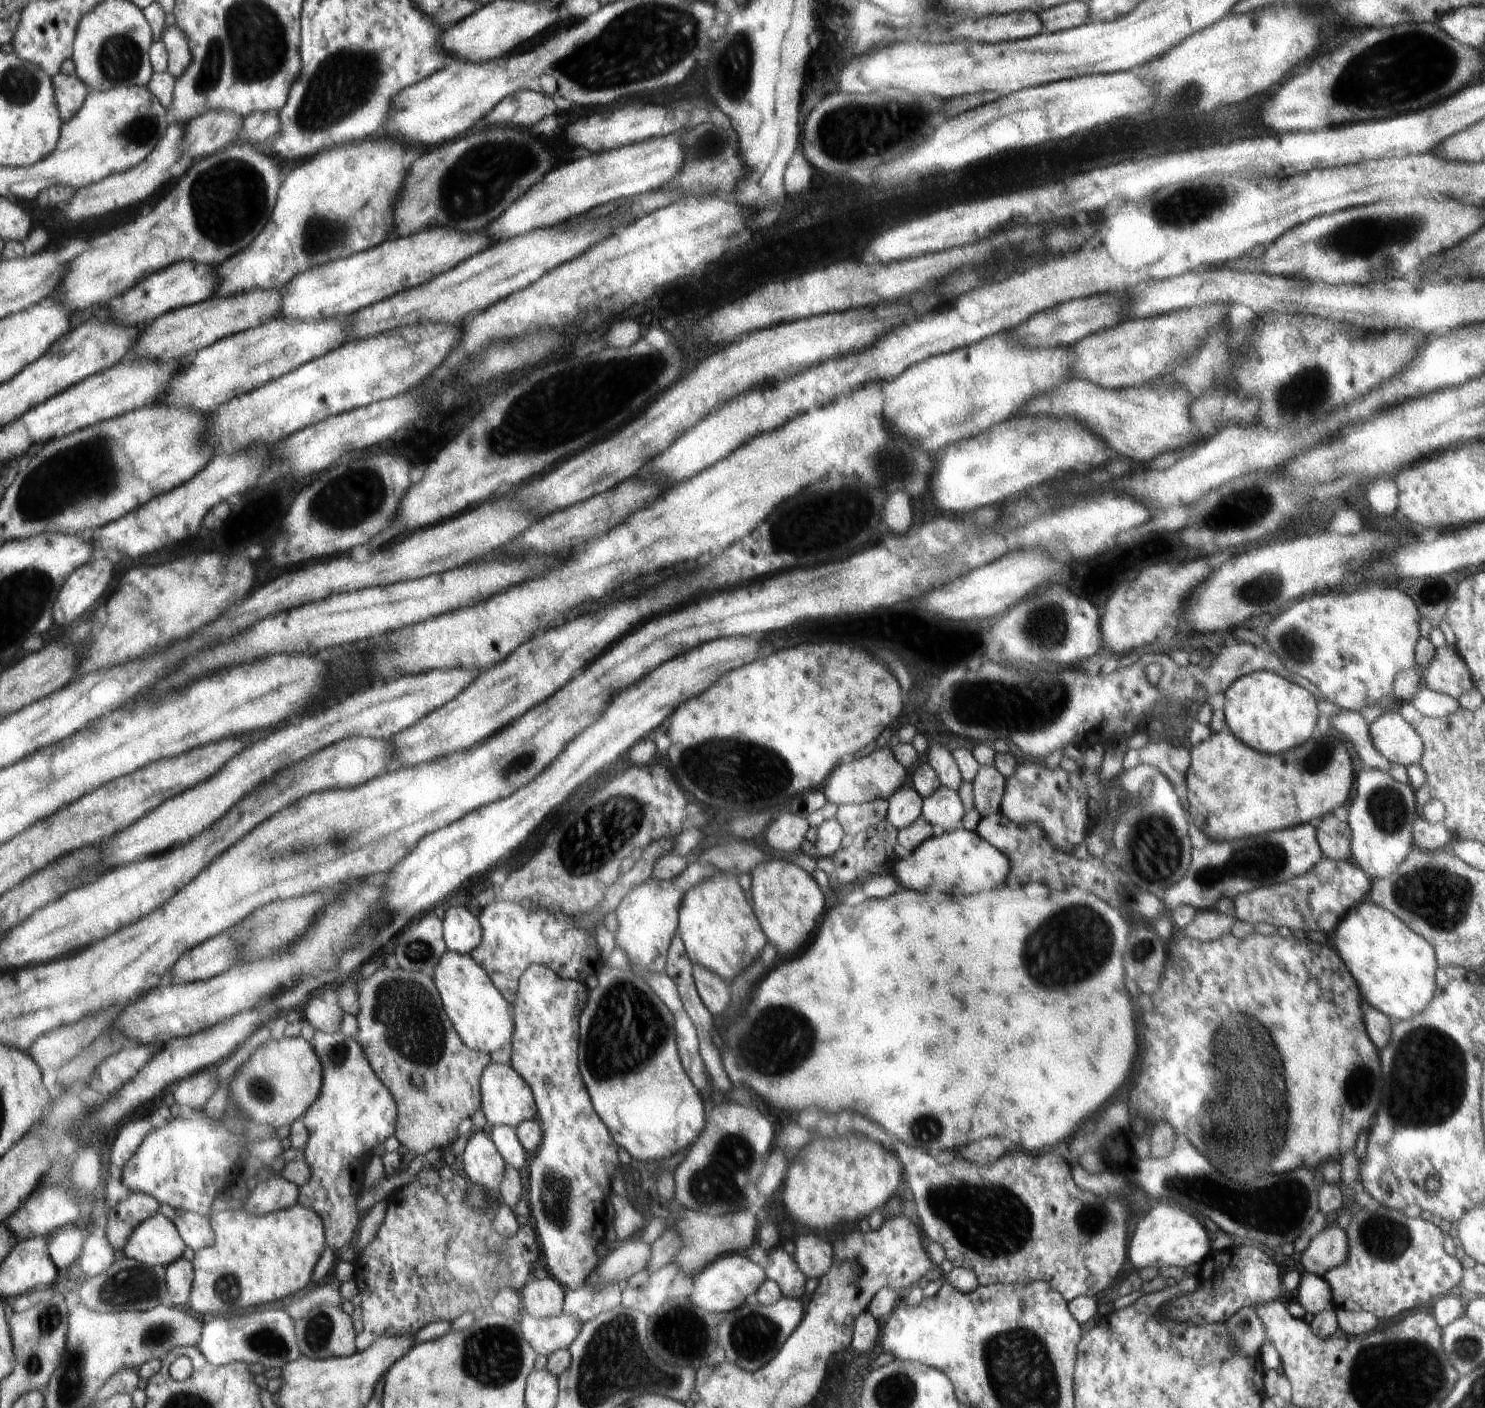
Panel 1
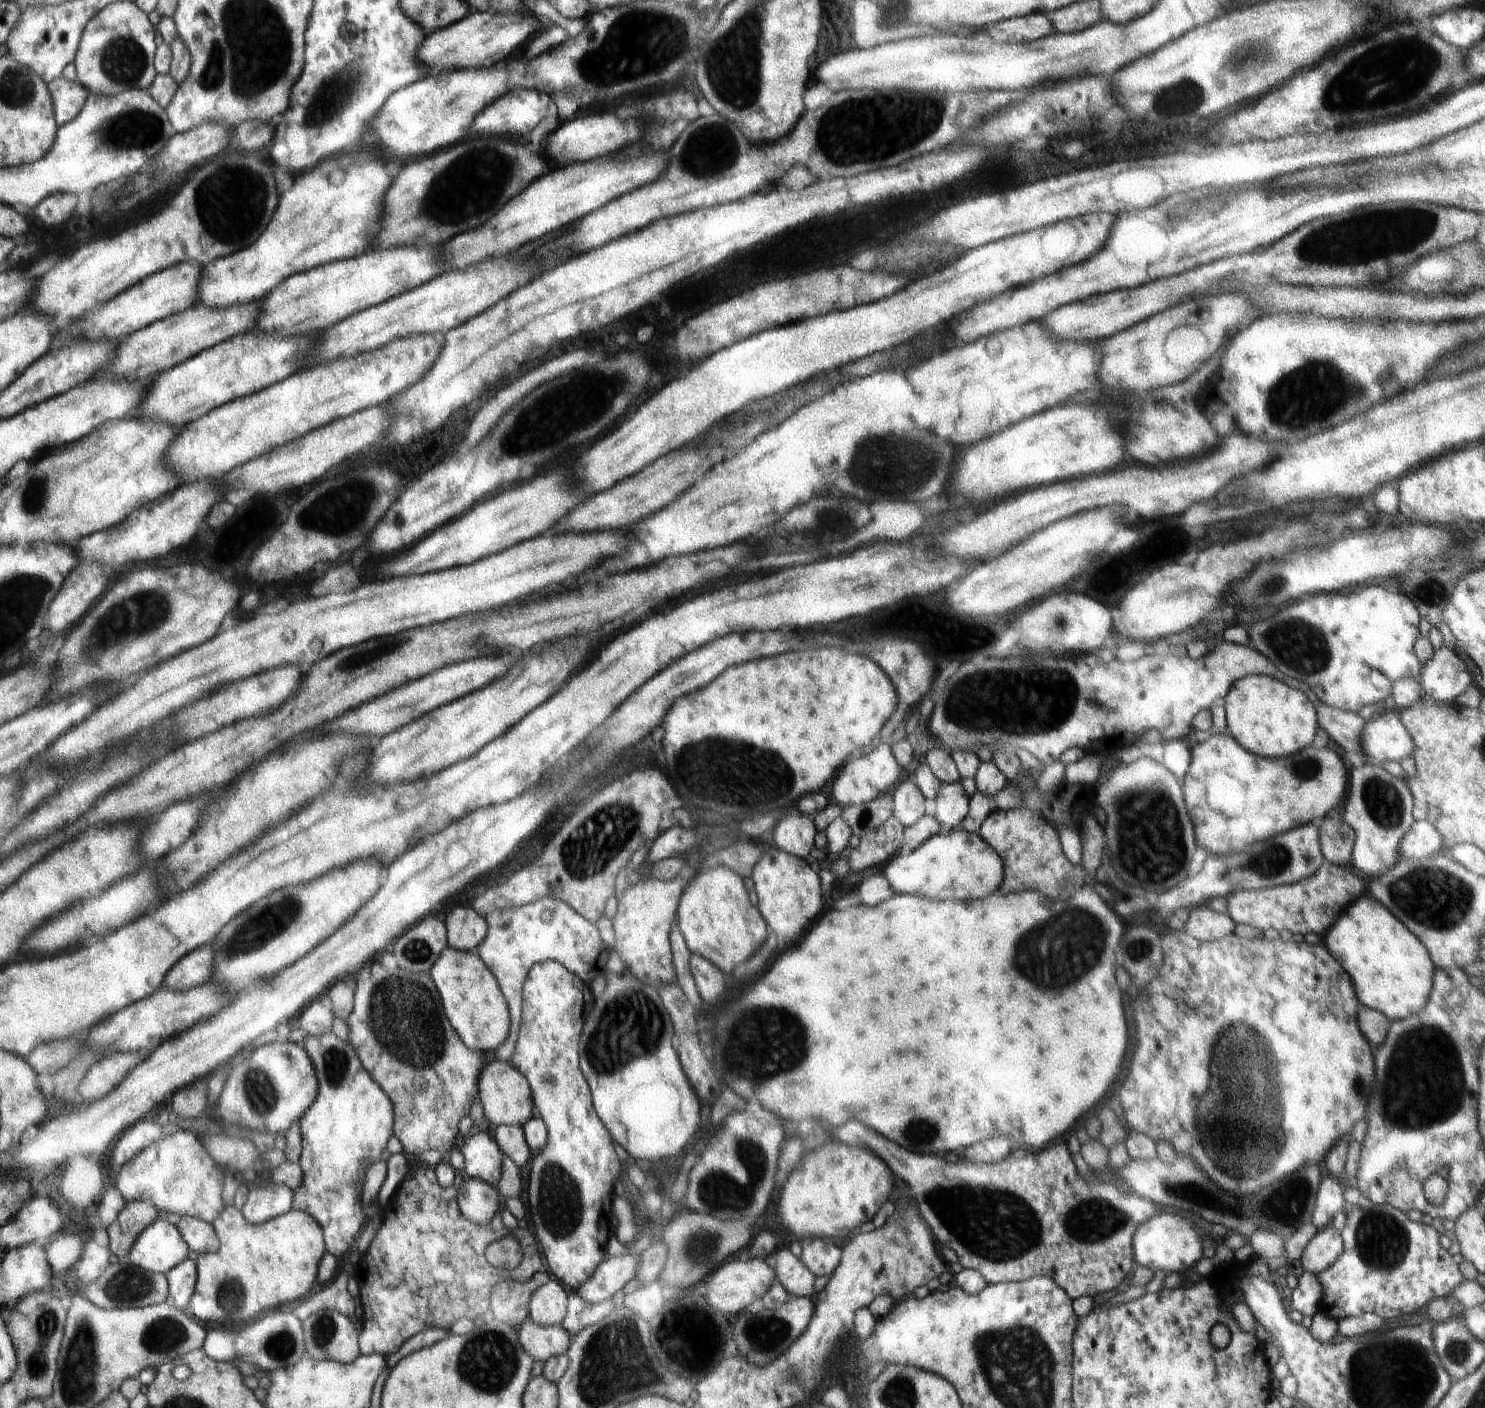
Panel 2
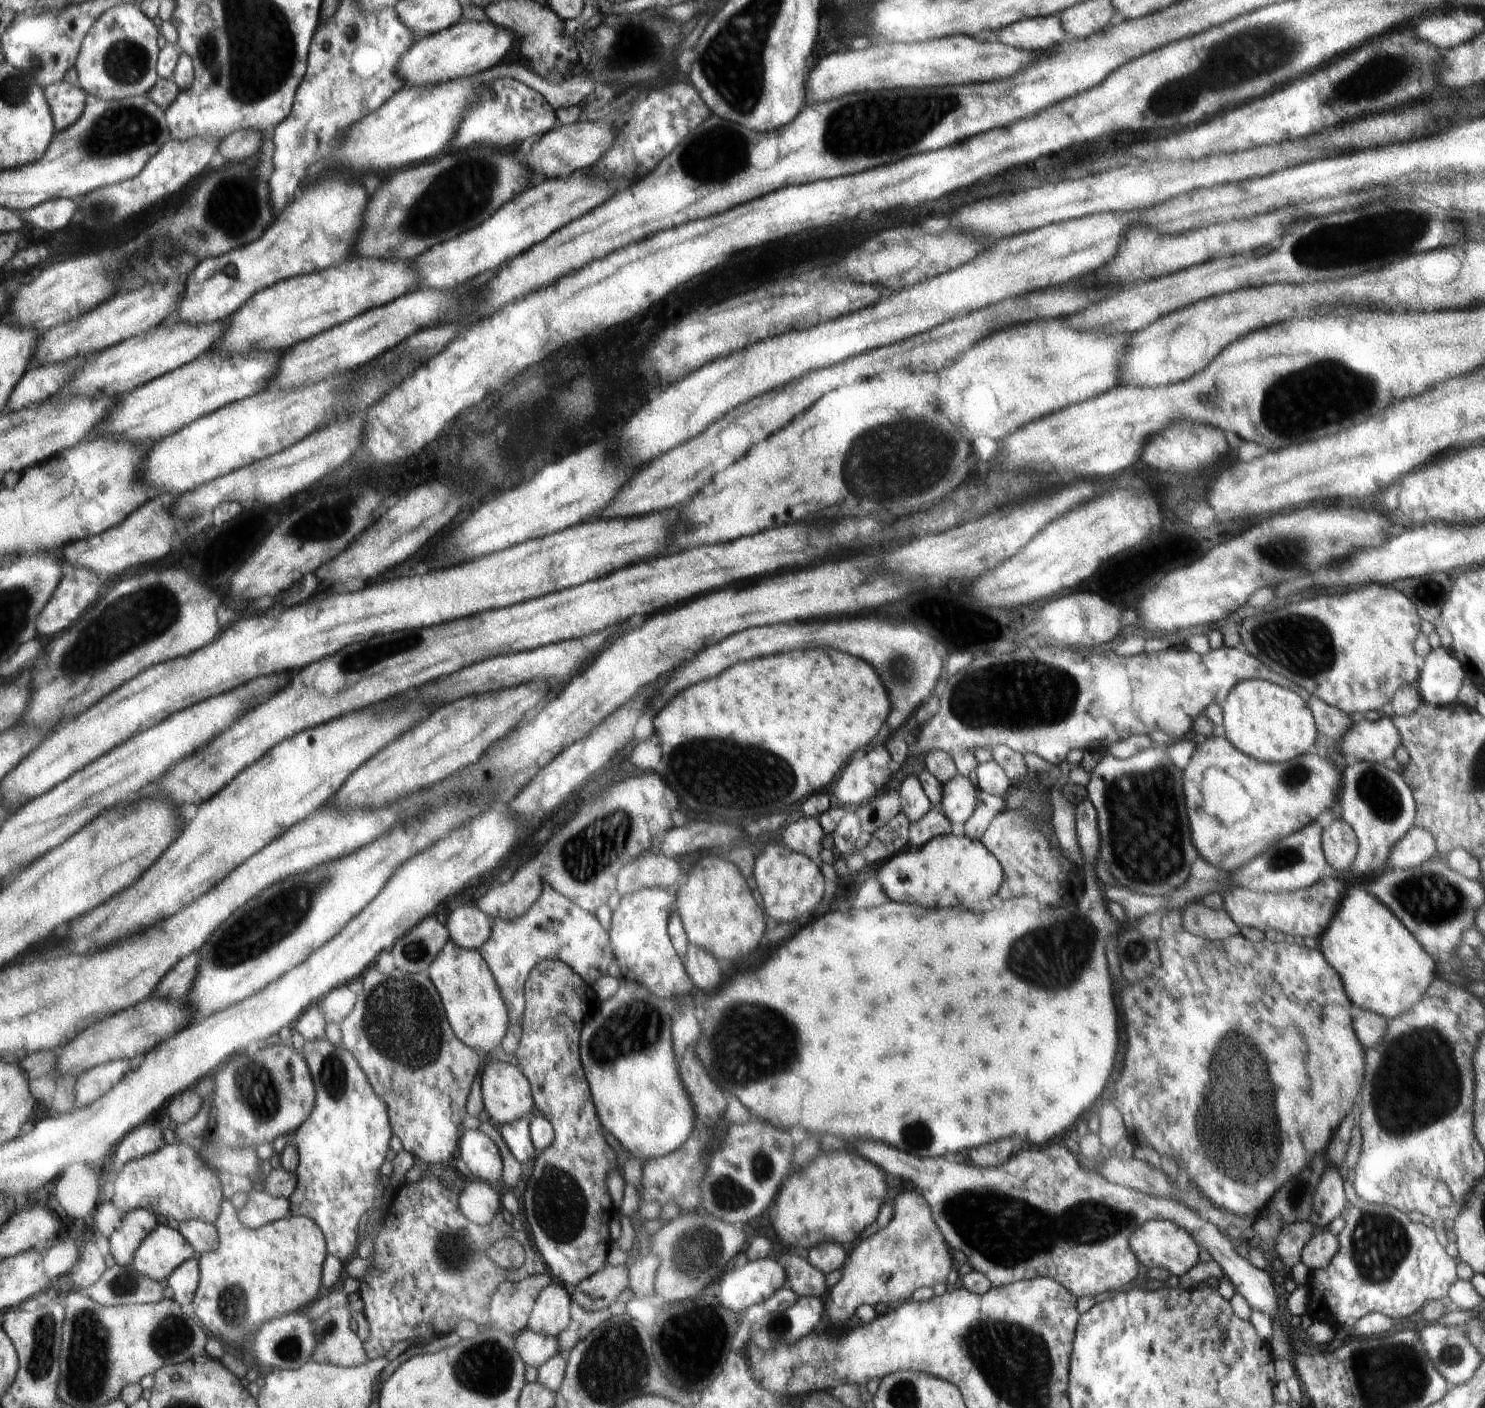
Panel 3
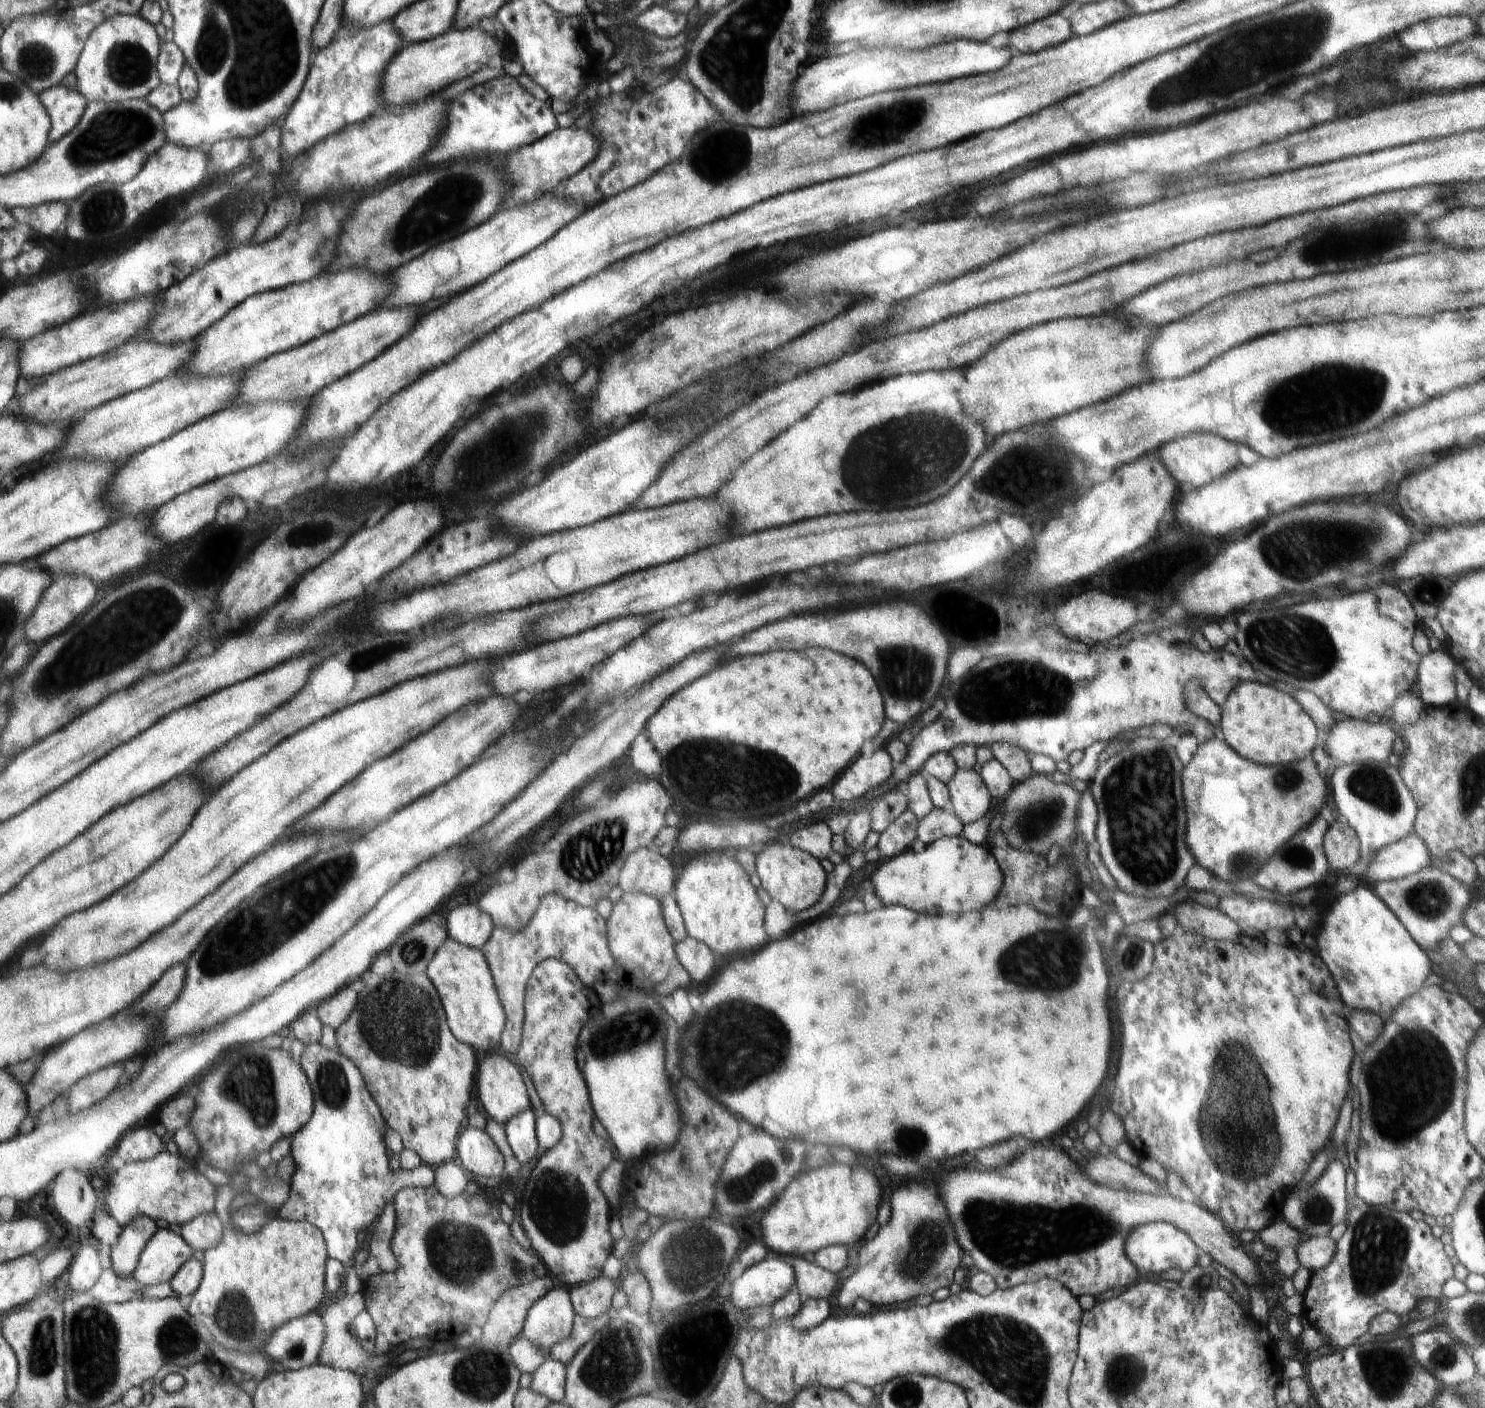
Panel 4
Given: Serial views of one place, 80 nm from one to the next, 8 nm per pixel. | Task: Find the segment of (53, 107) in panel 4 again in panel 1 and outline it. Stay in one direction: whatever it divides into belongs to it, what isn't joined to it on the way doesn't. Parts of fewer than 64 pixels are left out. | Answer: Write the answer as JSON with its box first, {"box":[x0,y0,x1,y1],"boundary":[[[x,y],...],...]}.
{"box":[53,73,92,123],"boundary":[[[63,73],[53,76],[61,117],[65,123],[71,122],[84,108],[92,91],[89,86],[77,76]]]}

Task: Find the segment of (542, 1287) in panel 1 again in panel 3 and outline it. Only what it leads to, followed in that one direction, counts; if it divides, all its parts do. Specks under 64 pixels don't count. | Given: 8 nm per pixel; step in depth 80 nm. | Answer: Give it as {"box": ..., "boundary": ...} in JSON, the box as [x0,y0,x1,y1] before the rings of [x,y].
{"box":[527,1281,571,1337],"boundary":[[[553,1281],[540,1291],[527,1328],[547,1337],[557,1337],[571,1325],[571,1306],[570,1296],[562,1284]]]}

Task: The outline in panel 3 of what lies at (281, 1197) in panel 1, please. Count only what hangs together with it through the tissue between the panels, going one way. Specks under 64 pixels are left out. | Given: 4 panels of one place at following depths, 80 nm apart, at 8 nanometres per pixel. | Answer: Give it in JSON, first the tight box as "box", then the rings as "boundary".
{"box":[238,1189,291,1228],"boundary":[[[255,1189],[247,1194],[246,1206],[238,1211],[239,1220],[247,1228],[261,1228],[291,1214],[289,1198],[274,1198]]]}

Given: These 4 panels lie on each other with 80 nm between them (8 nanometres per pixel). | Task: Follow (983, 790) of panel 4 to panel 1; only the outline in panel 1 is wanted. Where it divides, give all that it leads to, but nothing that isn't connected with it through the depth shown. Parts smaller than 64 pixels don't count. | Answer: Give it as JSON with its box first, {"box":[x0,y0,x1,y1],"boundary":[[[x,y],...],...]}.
{"box":[922,786,964,833],"boundary":[[[941,786],[932,796],[922,799],[922,819],[926,819],[933,827],[940,826],[944,833],[952,833],[962,828],[964,804],[958,795],[958,791]]]}

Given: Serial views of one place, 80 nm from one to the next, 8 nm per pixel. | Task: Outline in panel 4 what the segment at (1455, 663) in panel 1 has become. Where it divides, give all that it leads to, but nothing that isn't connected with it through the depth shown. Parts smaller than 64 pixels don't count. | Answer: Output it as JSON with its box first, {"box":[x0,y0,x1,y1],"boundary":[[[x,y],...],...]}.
{"box":[1417,652,1456,707],"boundary":[[[1444,652],[1421,656],[1417,668],[1418,694],[1426,707],[1443,707],[1456,702],[1454,662]]]}

